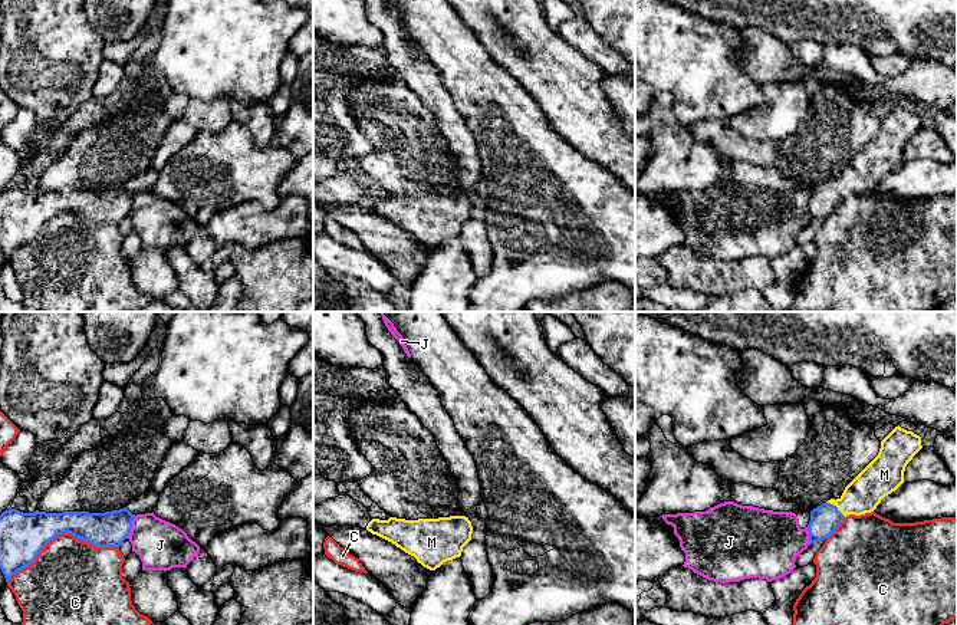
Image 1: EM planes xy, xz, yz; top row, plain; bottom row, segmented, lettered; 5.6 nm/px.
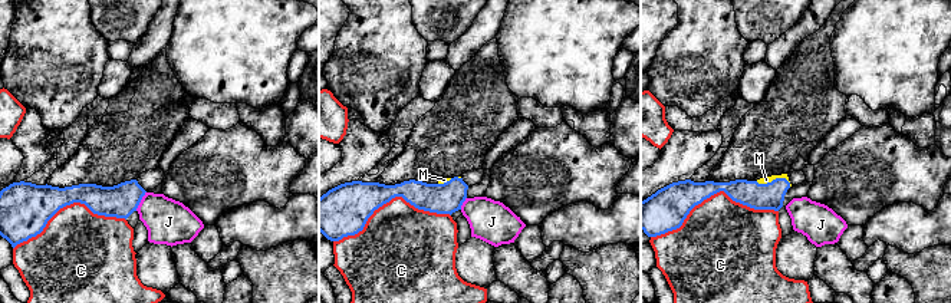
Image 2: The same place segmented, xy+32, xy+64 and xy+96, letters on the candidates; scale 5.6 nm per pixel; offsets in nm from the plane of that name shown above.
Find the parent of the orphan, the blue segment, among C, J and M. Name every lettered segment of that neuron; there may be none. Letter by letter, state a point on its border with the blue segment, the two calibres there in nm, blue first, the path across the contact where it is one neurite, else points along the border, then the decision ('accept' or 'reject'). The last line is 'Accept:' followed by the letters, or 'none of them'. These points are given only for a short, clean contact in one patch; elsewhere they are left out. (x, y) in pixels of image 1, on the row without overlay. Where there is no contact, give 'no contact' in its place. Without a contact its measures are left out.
C: contact xy (59, 211); calibres 260 and 440 nm; reject
J: contact xy (131, 206); calibres 200 and 280 nm; reject
M: contact yz (837, 186); calibres 160 and 200 nm; way yz (824, 197), (837, 186), (848, 183), (864, 171); accept
Accept: M

